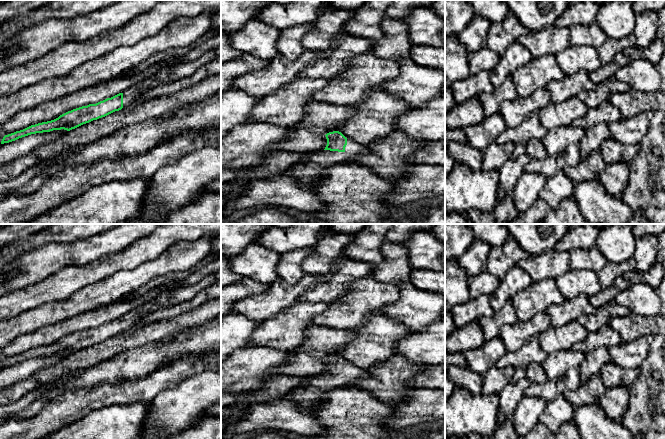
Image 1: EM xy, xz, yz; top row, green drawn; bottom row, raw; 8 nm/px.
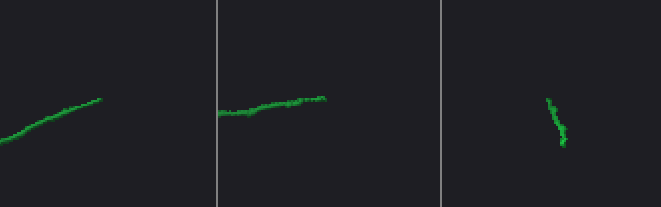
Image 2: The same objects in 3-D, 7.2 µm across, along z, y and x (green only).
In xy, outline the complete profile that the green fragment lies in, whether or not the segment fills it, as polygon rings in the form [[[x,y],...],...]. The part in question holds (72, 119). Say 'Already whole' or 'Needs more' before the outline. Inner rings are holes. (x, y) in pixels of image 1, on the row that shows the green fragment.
Needs more. [[[221,46],[201,55],[198,59],[193,61],[166,65],[154,75],[144,79],[142,82],[137,83],[133,87],[130,87],[123,93],[119,93],[96,104],[89,104],[87,106],[73,109],[60,115],[54,120],[31,125],[23,130],[5,135],[1,144],[9,143],[36,133],[61,129],[70,131],[83,124],[105,117],[115,111],[121,110],[123,107],[130,105],[139,96],[146,93],[153,87],[162,83],[170,83],[193,75],[202,65],[209,63],[220,55]]]

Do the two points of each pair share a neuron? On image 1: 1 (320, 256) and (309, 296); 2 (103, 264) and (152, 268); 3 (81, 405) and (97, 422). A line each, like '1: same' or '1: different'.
1: different
2: different
3: different

